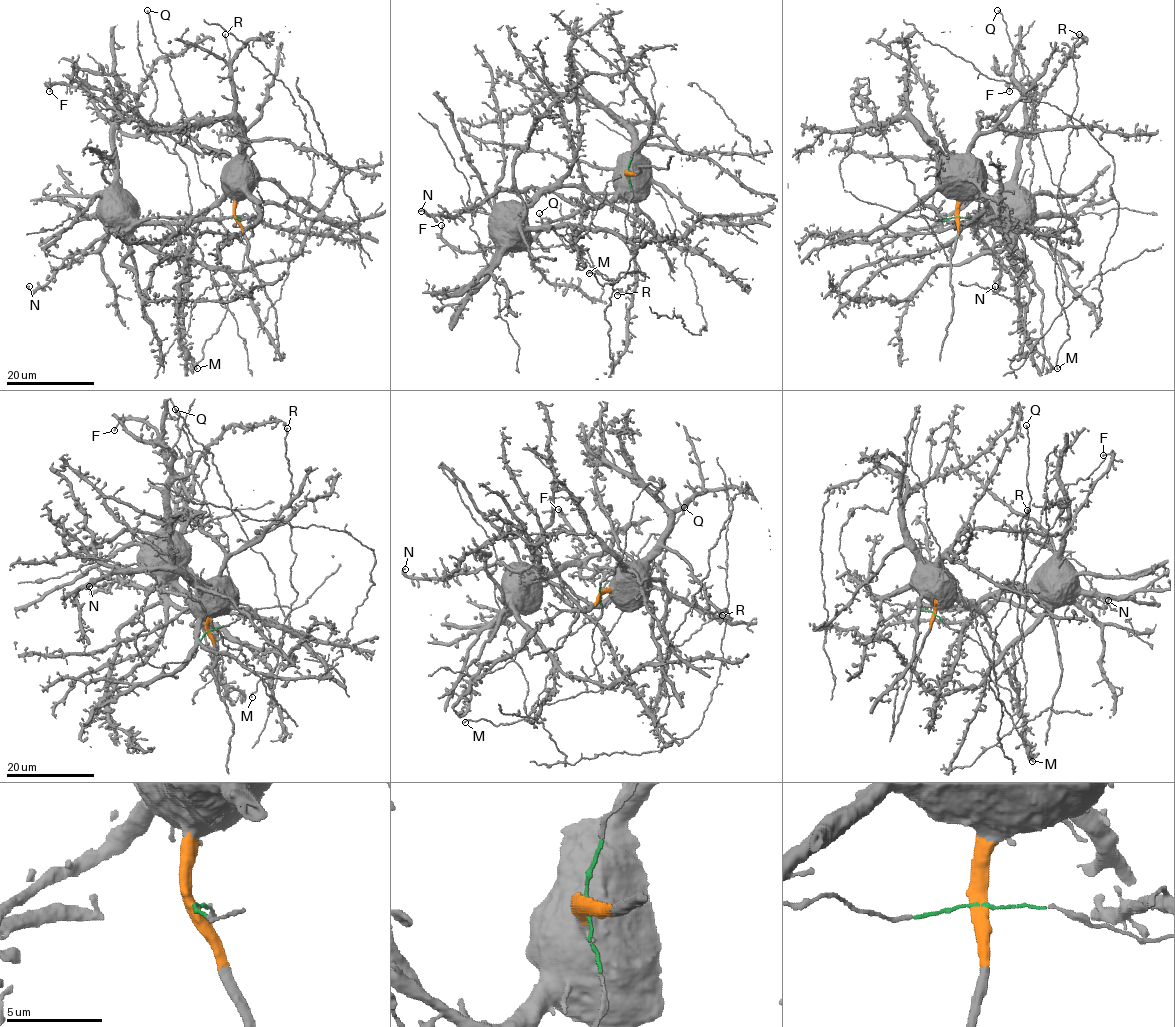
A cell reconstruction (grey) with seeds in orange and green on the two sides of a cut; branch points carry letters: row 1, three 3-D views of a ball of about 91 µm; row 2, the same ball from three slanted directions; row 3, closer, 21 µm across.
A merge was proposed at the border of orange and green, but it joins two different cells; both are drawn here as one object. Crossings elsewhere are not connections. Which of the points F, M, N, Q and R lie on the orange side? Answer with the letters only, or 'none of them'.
F, N

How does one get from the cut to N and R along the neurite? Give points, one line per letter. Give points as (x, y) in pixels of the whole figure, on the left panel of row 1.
N: (236, 217), (235, 201), (225, 195), (199, 216), (109, 229), (72, 253), (42, 286), (29, 286)
R: (236, 217), (240, 218), (233, 226), (251, 229), (257, 211), (252, 170), (242, 159), (236, 133), (226, 34)

